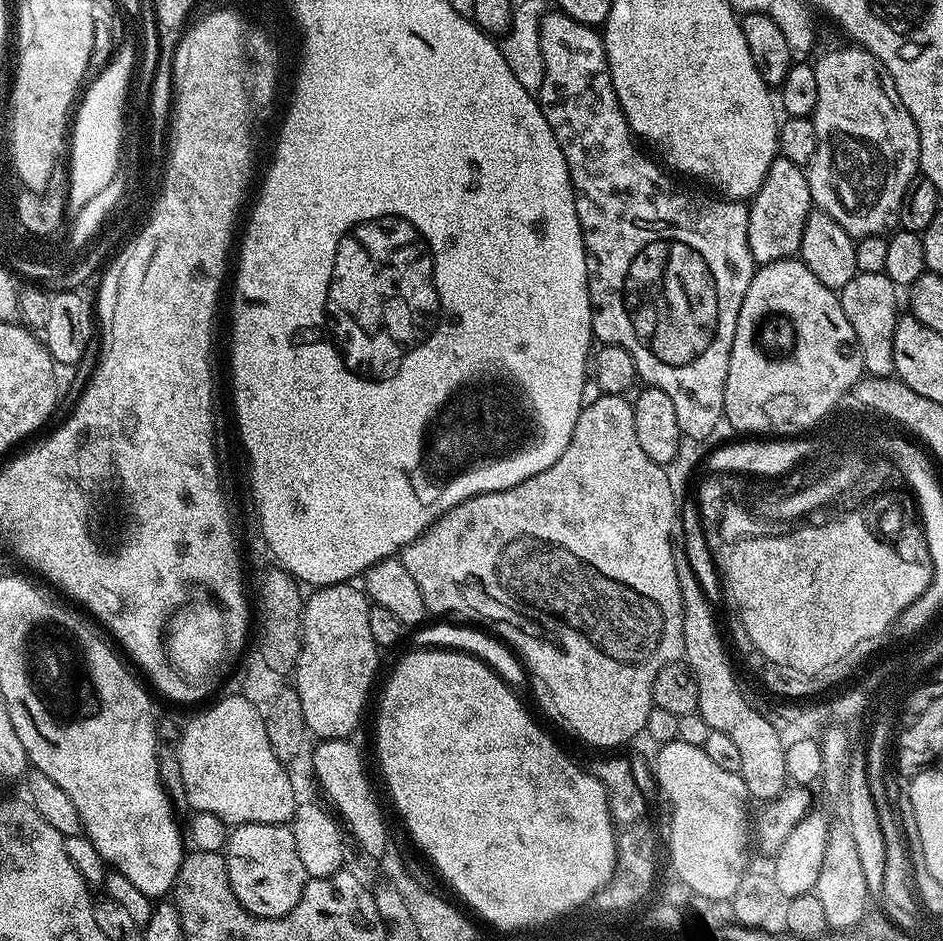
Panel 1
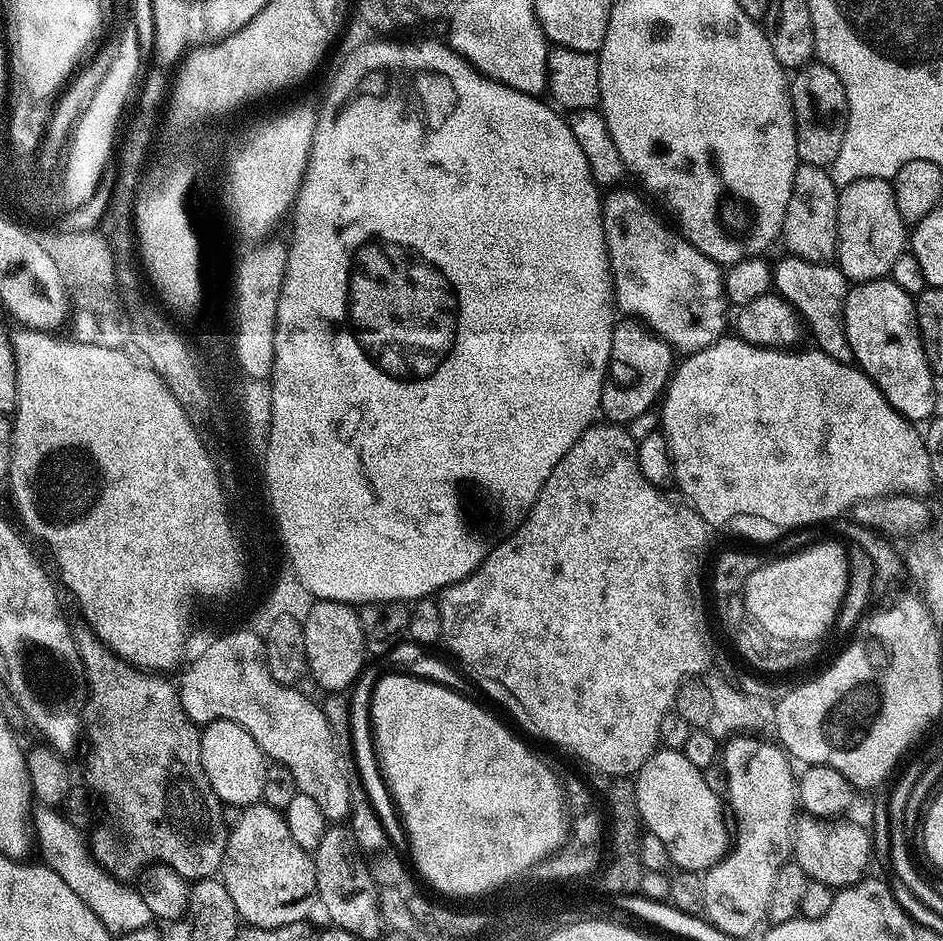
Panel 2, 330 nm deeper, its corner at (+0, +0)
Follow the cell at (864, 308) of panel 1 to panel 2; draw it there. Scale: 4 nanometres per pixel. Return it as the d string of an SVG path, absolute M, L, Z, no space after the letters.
M791 254L775 261L772 270L775 291L800 314L801 321L812 331L815 347L843 364L852 364L850 342L844 329L844 299L848 296L849 281L845 280L835 263L815 264Z

